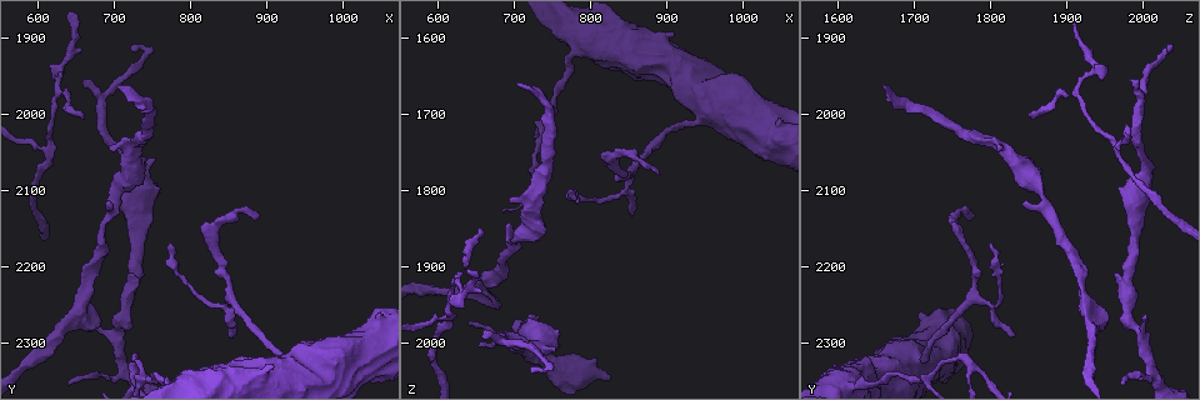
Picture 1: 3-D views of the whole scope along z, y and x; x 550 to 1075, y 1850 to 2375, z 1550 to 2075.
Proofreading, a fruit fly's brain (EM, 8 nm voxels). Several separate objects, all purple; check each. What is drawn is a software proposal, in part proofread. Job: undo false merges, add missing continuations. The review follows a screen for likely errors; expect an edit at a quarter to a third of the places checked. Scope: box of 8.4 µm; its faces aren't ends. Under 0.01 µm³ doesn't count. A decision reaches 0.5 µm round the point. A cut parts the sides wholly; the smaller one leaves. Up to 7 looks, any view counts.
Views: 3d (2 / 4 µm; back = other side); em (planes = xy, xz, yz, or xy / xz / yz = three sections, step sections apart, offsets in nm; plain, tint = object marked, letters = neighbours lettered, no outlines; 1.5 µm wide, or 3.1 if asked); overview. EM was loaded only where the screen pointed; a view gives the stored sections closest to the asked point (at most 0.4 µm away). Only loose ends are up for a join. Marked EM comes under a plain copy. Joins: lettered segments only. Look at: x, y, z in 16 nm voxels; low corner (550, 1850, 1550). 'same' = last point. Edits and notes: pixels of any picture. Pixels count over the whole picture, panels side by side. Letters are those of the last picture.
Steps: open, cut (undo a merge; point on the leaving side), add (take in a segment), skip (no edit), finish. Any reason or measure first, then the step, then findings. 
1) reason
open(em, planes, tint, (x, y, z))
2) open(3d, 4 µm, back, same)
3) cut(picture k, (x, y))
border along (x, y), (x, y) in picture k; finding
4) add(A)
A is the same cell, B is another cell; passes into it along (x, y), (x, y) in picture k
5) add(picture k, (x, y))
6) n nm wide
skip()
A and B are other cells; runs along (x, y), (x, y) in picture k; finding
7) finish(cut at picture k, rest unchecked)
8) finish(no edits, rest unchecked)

thin end
open(em, planes, letters, (705, 1965, 1665))

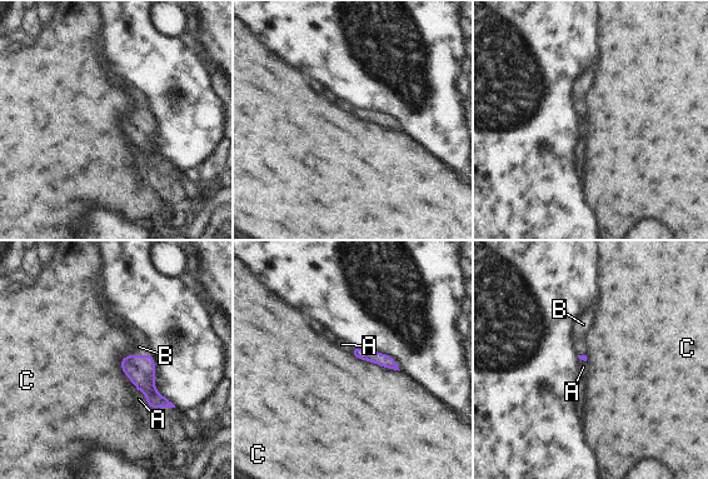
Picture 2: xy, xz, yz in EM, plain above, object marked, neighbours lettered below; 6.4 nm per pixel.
add(B)
B is the same cell, A and C are other cells; it goes on there

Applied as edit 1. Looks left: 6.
open(overview)

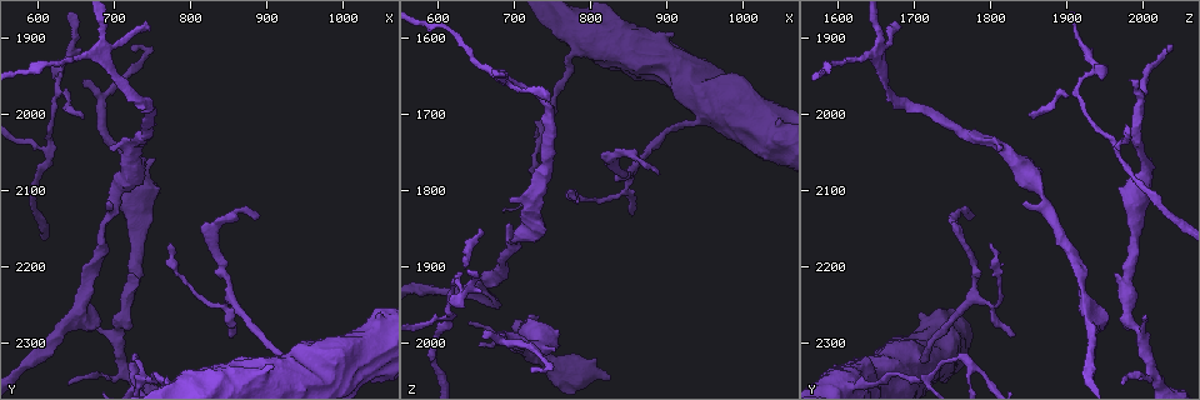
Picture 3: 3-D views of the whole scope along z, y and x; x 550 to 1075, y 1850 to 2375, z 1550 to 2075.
thin end
open(em, xz, step 8, tint, (720, 1910, 2035))

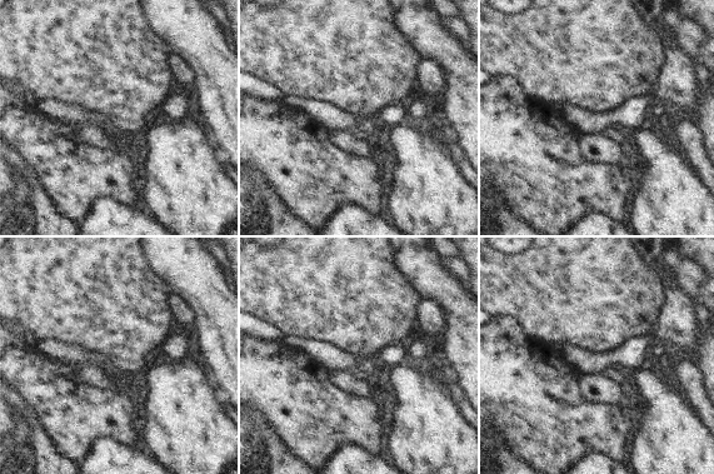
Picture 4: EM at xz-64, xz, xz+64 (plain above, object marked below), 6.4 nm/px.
cut it another way
open(em, planes, letters, same)

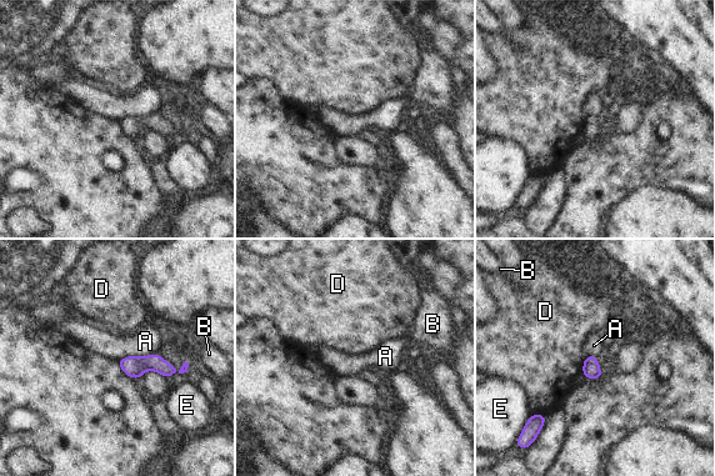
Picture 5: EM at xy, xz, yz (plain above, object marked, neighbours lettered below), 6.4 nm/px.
A touches over 260 nm
skip()
A, B, D and E are other cells; border along (156, 352), (124, 356), (118, 360) in picture 5; none of them fits

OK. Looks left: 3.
thick turns thin
open(3d, 4 µm, (950, 2320, 1700))

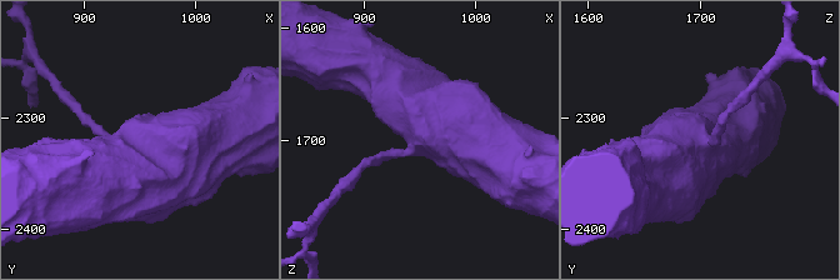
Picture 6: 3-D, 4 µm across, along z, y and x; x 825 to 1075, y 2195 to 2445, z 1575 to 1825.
shape alone is not enough
open(em, xz, step 4, tint, (948, 2322, 1704))

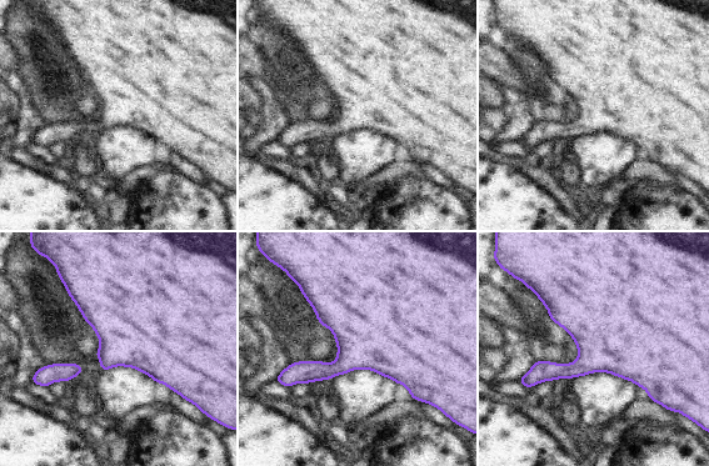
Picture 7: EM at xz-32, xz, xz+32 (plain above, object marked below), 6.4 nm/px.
cut it another way
open(em, xy, step 8, letters, same)

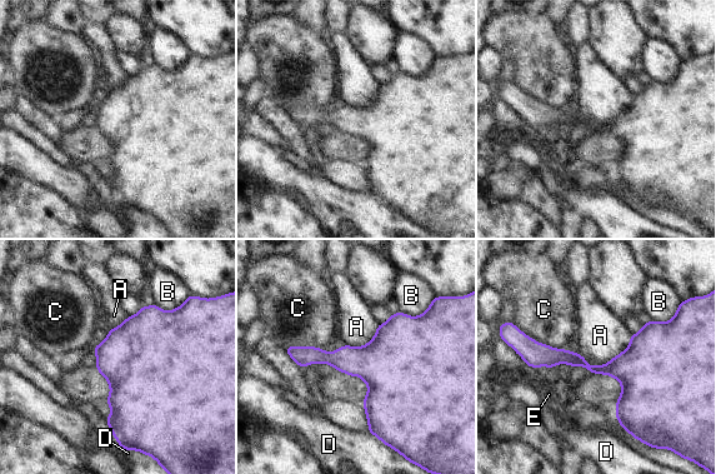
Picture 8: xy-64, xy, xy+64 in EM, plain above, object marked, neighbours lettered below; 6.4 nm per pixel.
280 nm wide
skip()
A, B, C, D and E are other cells; one neuron here

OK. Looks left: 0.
finish(add at picture 2, rest unchecked)

